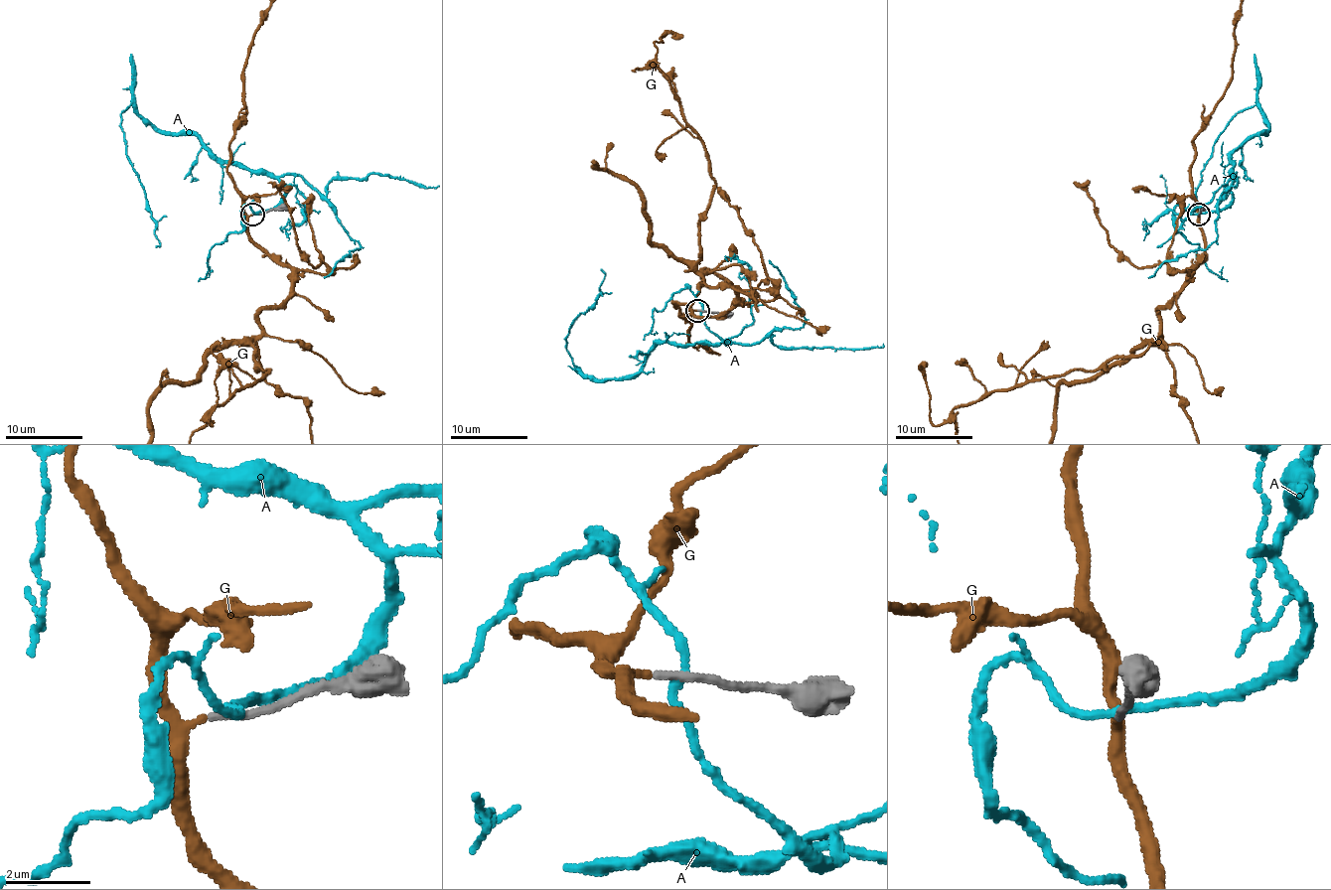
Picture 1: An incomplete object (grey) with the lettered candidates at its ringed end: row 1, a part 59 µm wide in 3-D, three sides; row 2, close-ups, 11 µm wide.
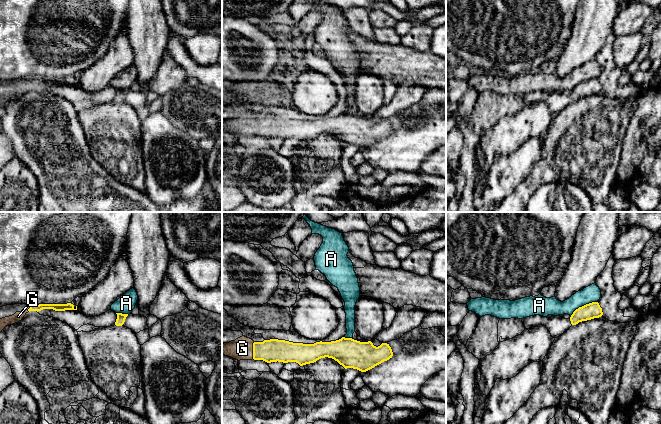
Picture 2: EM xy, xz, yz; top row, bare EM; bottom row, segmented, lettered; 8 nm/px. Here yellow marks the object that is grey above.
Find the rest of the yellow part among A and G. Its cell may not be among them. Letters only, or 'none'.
G

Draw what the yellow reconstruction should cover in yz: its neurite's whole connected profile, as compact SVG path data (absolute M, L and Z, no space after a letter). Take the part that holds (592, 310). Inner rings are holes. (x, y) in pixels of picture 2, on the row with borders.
M592 302L576 309L570 317L572 325L579 322L599 318L603 315L602 308L598 302Z

